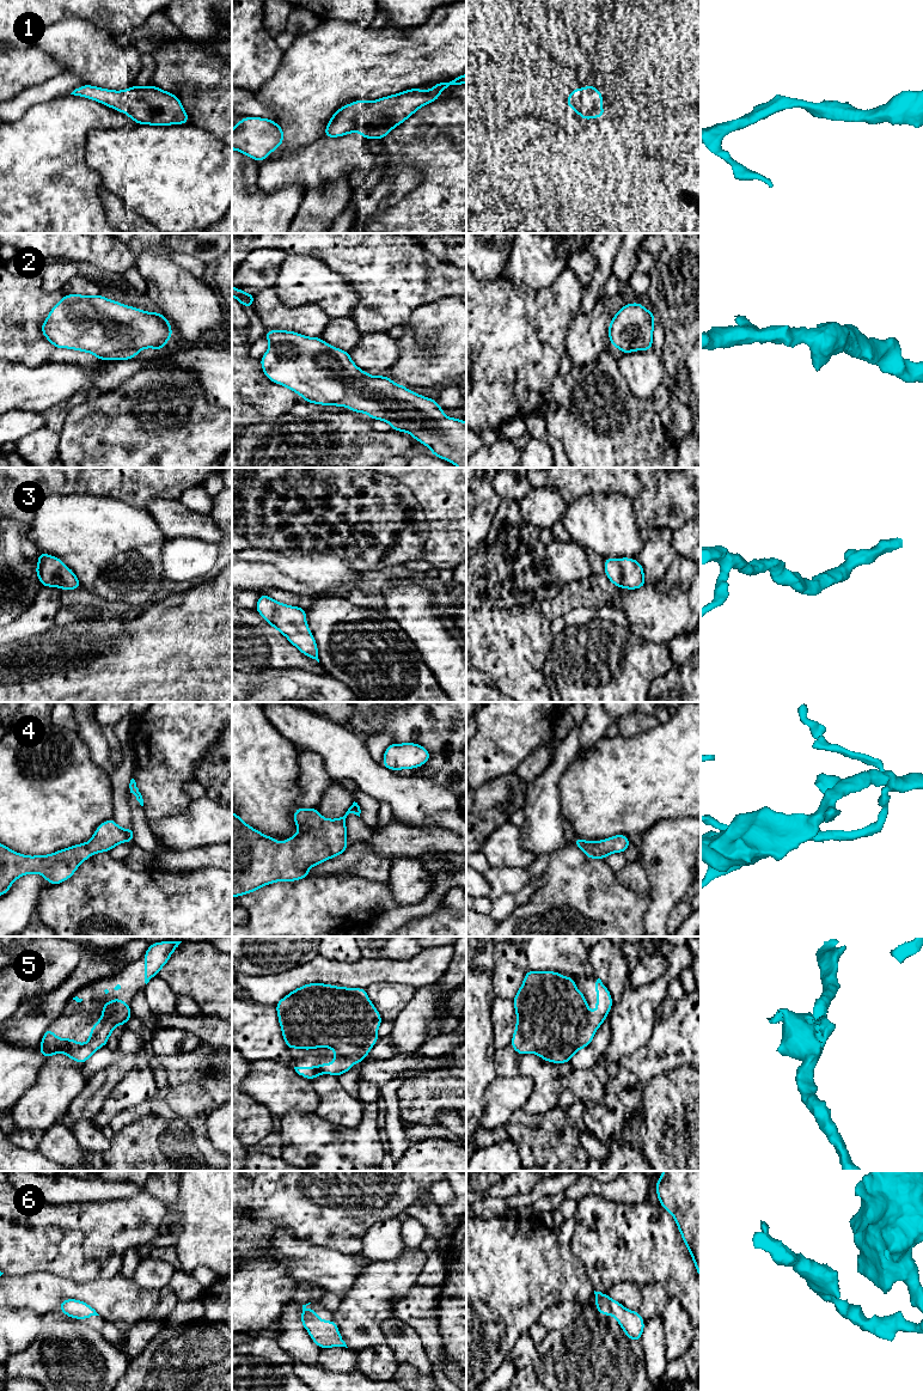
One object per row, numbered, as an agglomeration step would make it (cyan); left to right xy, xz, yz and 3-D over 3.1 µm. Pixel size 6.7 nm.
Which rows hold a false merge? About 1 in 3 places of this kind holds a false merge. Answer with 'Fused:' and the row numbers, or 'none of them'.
Fused: none of them

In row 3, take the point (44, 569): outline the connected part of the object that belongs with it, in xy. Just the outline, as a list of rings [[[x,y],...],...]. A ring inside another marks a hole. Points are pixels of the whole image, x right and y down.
[[[39,551],[38,565],[35,569],[43,587],[59,587],[61,590],[78,590],[81,584],[78,576],[61,559]]]

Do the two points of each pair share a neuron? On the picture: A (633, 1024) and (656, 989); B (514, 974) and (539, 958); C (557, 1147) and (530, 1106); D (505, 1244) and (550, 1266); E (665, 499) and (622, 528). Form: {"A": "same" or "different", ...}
{"A": "same", "B": "different", "C": "different", "D": "same", "E": "different"}

